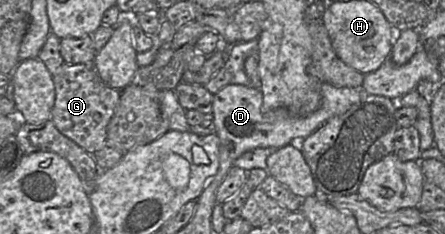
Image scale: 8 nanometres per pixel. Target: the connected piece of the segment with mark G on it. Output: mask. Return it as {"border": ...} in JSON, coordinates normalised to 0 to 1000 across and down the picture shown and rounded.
{"border":[[[211,265],[189,274],[142,269],[119,321],[124,440],[115,517],[130,560],[191,637],[211,654],[240,607],[240,538],[256,491],[272,385],[240,368],[222,329]]]}

